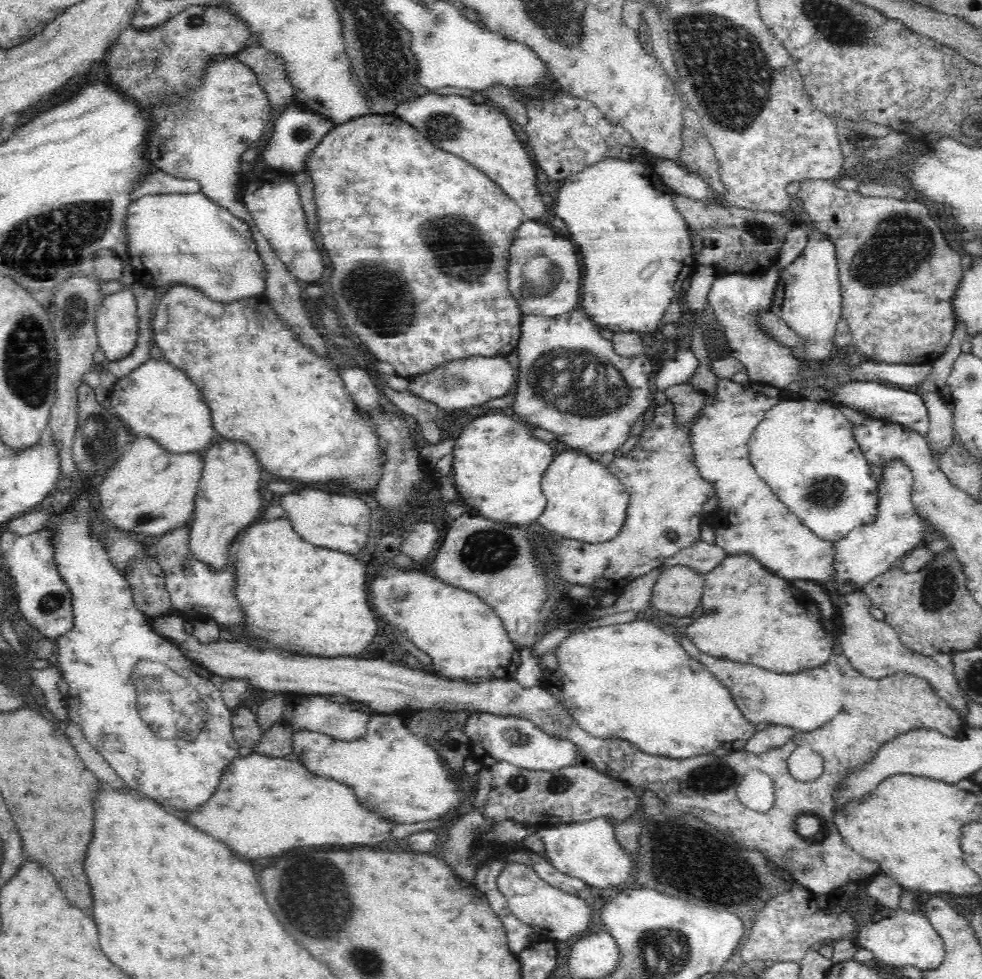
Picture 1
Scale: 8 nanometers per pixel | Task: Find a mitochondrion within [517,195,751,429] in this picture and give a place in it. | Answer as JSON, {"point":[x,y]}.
{"point":[564,376]}

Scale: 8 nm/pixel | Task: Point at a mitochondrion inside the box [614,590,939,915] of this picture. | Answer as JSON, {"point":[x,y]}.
{"point":[711,778]}

